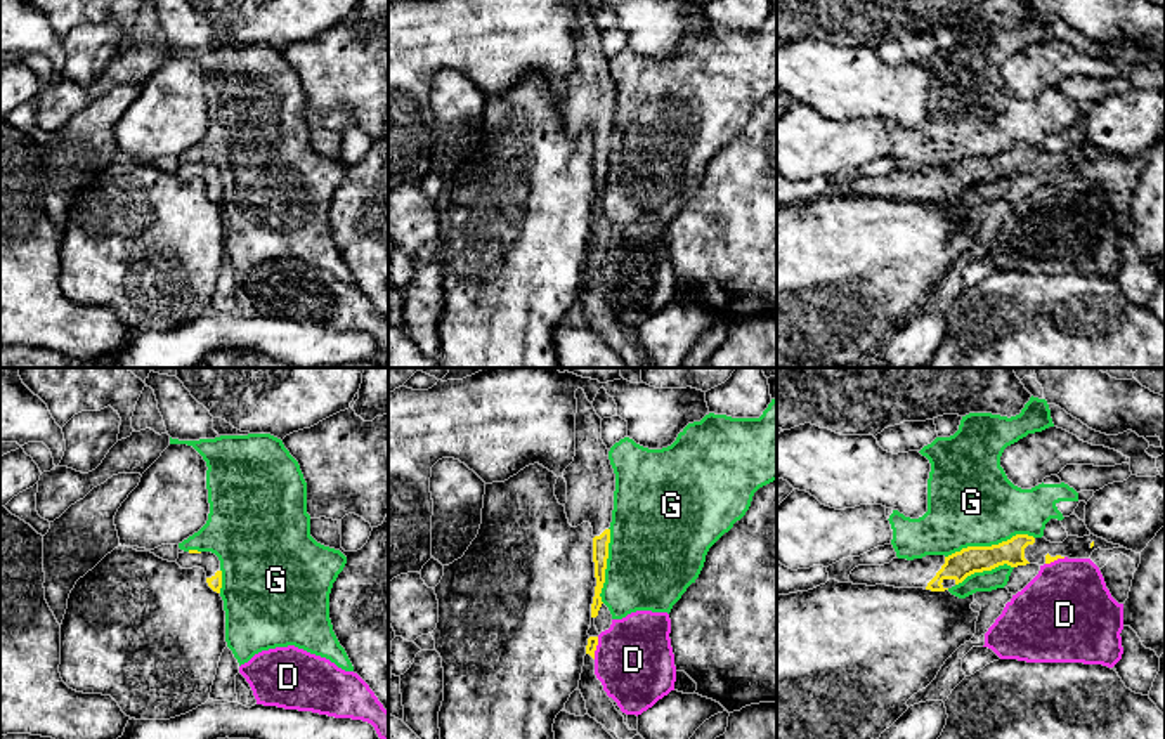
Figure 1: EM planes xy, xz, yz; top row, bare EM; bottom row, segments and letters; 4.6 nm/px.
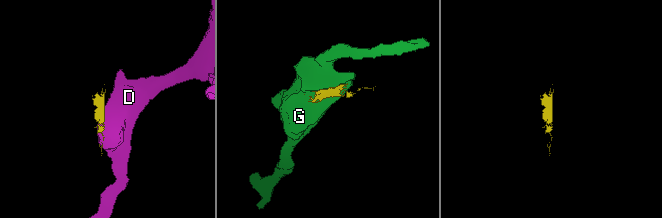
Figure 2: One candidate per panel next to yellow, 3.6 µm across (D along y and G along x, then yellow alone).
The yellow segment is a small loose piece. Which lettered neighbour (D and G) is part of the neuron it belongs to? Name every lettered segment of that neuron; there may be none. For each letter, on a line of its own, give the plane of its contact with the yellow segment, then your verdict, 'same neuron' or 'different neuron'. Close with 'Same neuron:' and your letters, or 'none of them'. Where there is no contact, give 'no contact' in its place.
D: xz | different neuron
G: yz | different neuron
Same neuron: none of them

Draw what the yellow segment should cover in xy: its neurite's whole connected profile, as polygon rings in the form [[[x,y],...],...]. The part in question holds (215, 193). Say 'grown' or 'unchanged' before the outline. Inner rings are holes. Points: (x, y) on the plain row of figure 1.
grown; [[[189,161],[189,163],[179,165],[177,175],[182,180],[201,179],[206,184],[208,198],[213,203],[220,205],[222,182],[220,182],[220,172],[215,165]]]

